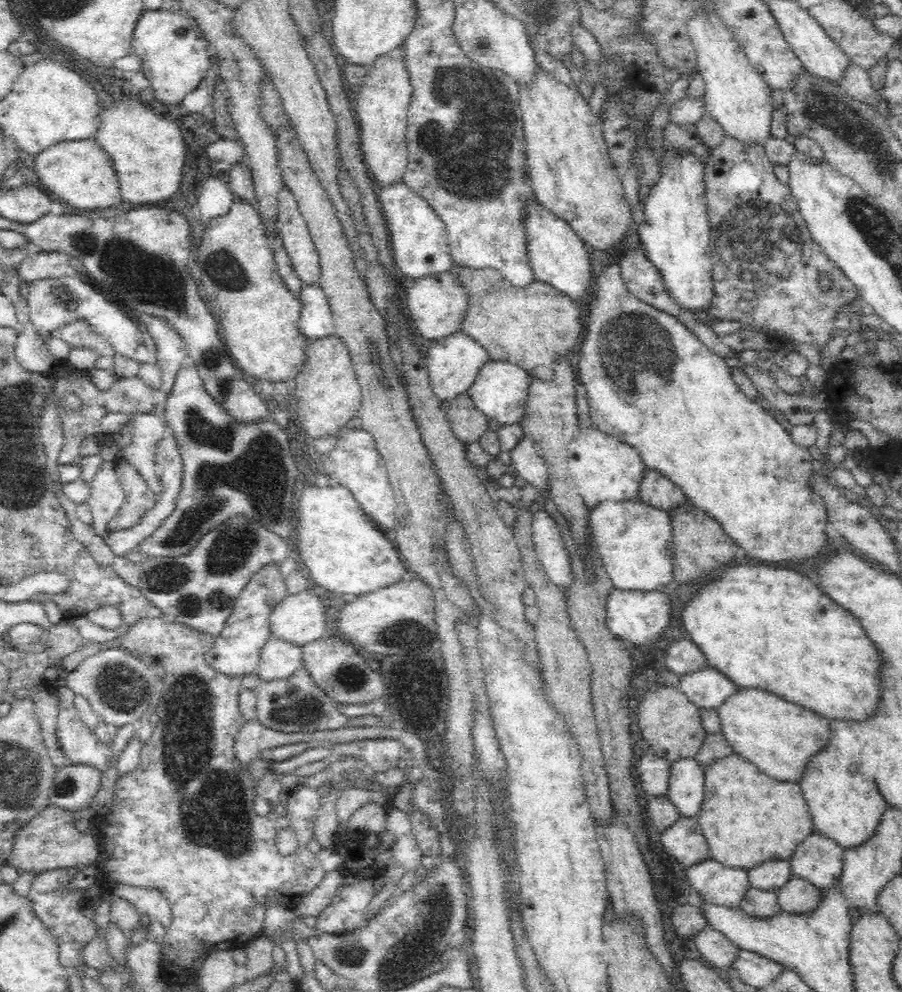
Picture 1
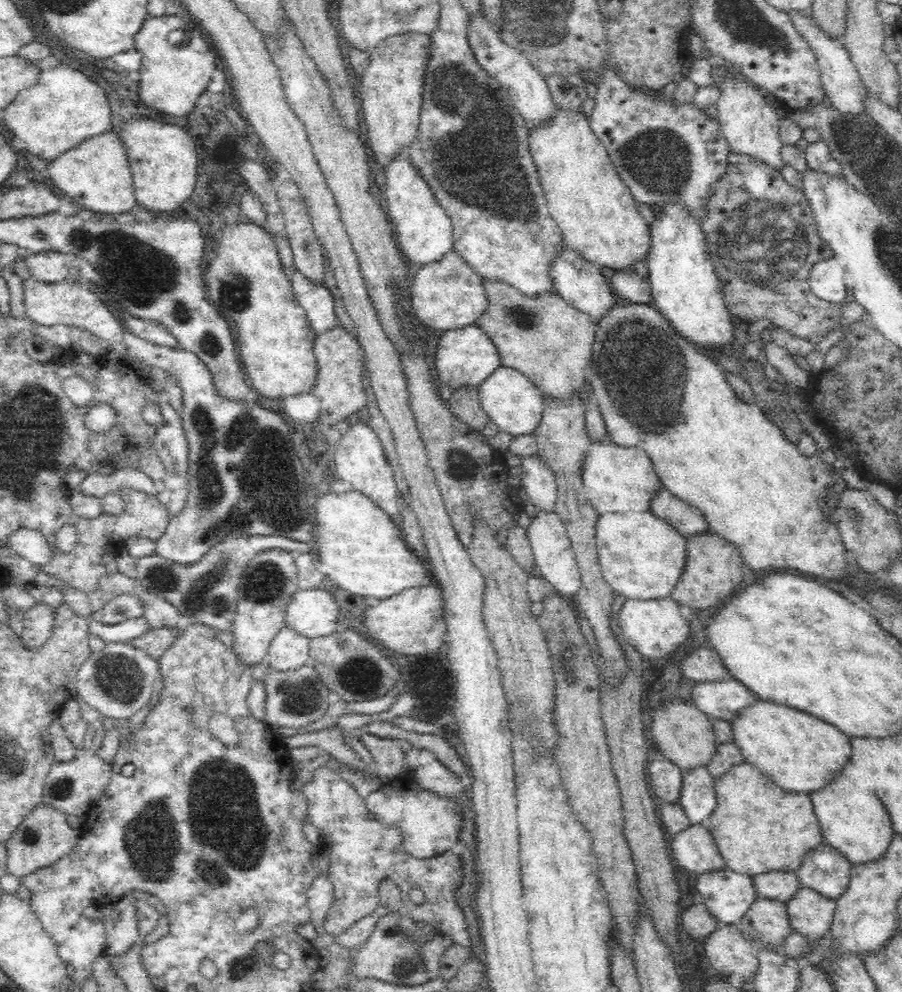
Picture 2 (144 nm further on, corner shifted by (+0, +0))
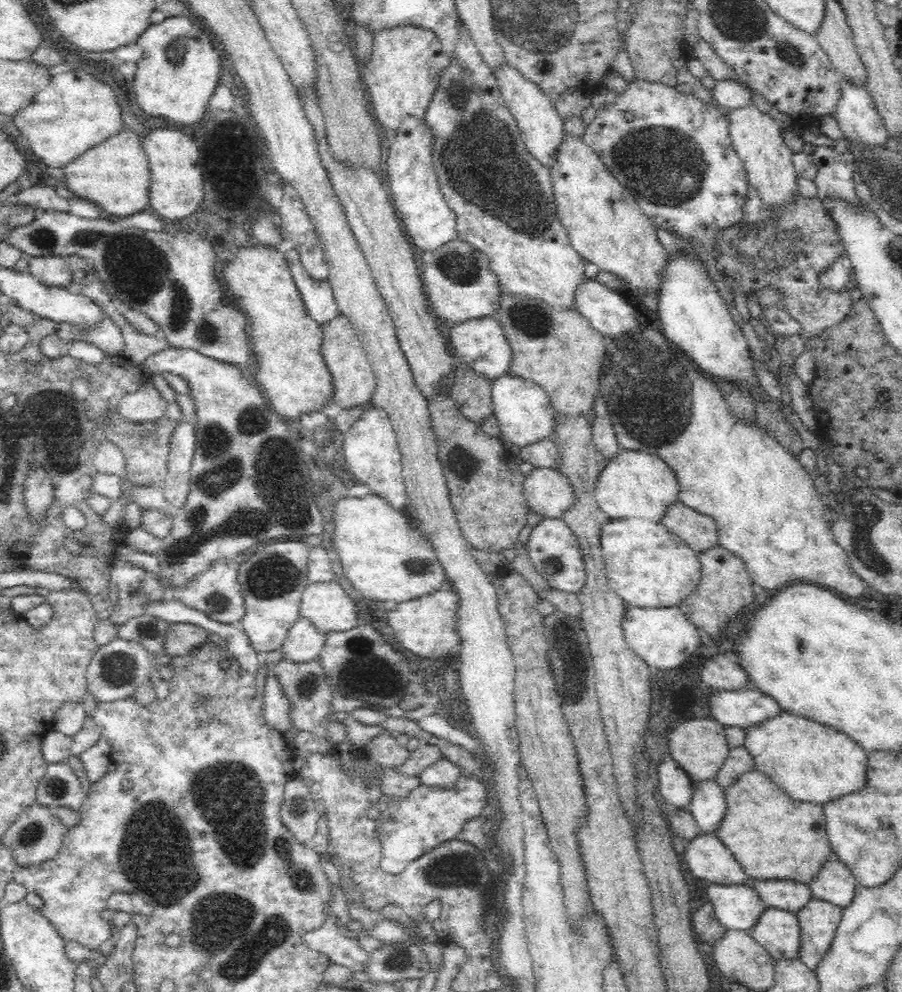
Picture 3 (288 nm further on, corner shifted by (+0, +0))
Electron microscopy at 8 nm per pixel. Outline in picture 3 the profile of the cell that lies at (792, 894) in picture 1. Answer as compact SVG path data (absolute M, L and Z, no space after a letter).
M812 896L794 914L800 926L798 958L806 968L814 970L820 964L822 956L826 954L826 948L834 940L836 926L840 924L842 918L842 908Z

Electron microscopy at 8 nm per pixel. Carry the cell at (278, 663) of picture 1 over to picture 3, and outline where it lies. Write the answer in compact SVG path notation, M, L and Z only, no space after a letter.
M296 620L294 624L290 624L286 638L280 644L280 650L284 652L284 660L304 664L318 658L324 640L326 634L318 632L308 620Z

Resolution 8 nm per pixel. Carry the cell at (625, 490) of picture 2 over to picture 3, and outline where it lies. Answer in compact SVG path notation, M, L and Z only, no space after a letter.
M620 450L616 456L608 458L604 468L596 472L594 476L594 490L592 496L596 500L596 506L602 514L606 514L610 520L618 518L644 518L662 522L662 512L666 510L666 504L672 504L678 500L678 484L670 468L654 454L648 452L630 452Z

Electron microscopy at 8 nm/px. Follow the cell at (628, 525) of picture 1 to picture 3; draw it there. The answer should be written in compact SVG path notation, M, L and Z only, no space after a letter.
M608 518L600 528L600 550L610 588L630 606L676 606L698 584L698 552L662 522Z

